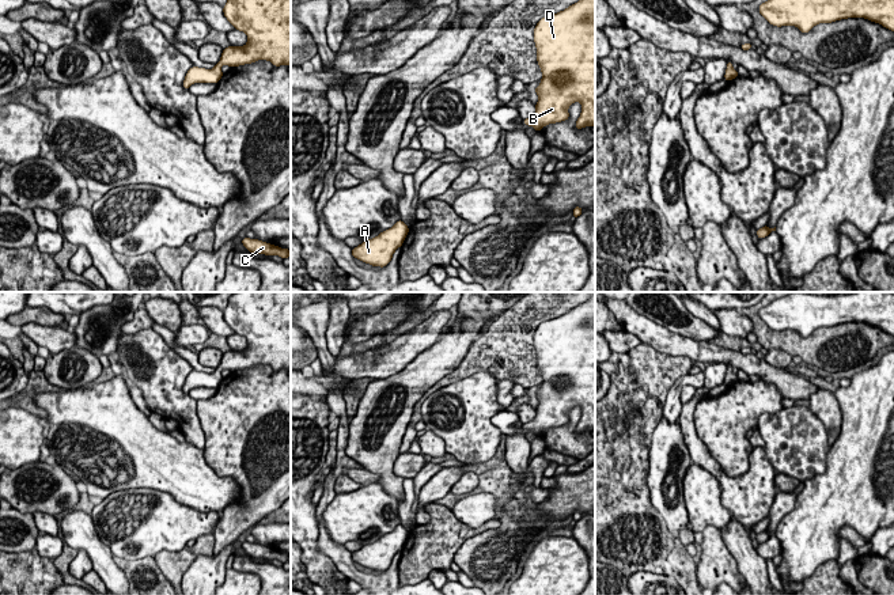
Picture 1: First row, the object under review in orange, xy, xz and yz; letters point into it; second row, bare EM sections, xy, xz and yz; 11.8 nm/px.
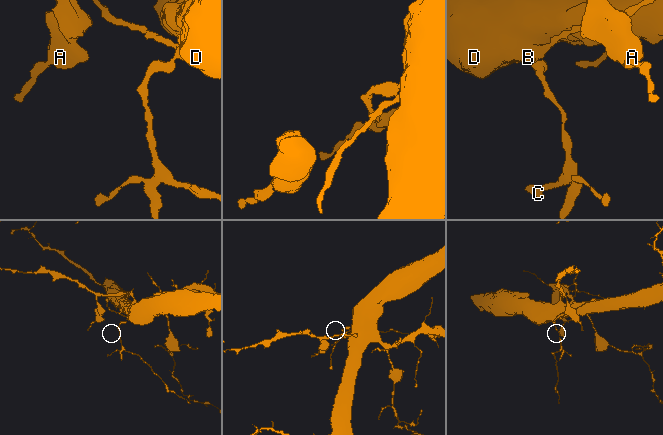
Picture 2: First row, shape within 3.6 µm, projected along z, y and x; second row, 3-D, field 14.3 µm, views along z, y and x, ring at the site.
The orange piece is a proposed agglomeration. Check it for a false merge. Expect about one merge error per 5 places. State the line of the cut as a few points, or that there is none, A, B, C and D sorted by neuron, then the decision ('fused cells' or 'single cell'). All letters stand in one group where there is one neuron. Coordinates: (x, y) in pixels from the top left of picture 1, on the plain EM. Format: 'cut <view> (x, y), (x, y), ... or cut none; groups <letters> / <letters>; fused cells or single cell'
cut none; groups A B C D; single cell

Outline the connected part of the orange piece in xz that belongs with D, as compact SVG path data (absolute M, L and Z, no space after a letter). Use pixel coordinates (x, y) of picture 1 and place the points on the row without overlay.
M595 295L564 315L542 322L534 333L534 346L542 383L534 394L538 399L535 417L523 424L523 428L539 436L549 428L568 424L568 412L580 406L582 417L575 432L592 432L595 429Z

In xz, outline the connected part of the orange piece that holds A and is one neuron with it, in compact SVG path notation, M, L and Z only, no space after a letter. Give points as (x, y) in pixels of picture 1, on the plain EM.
M398 524L391 533L380 537L374 543L363 545L361 549L353 552L352 560L372 571L385 572L391 565L395 554L402 550L408 537L408 530Z

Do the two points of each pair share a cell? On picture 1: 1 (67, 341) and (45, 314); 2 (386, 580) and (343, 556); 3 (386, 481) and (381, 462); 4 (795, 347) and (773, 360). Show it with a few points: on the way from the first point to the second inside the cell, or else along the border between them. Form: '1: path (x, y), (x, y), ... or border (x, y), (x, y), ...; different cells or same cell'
1: border (22, 325), (37, 322), (56, 328); different cells
2: path (374, 580), (358, 576), (349, 568); same cell
3: path (386, 477), (383, 466); same cell
4: border (768, 349), (783, 349), (792, 356); different cells

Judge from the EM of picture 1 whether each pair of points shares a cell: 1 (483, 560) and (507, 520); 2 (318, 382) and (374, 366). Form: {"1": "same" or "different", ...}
{"1": "same", "2": "different"}

